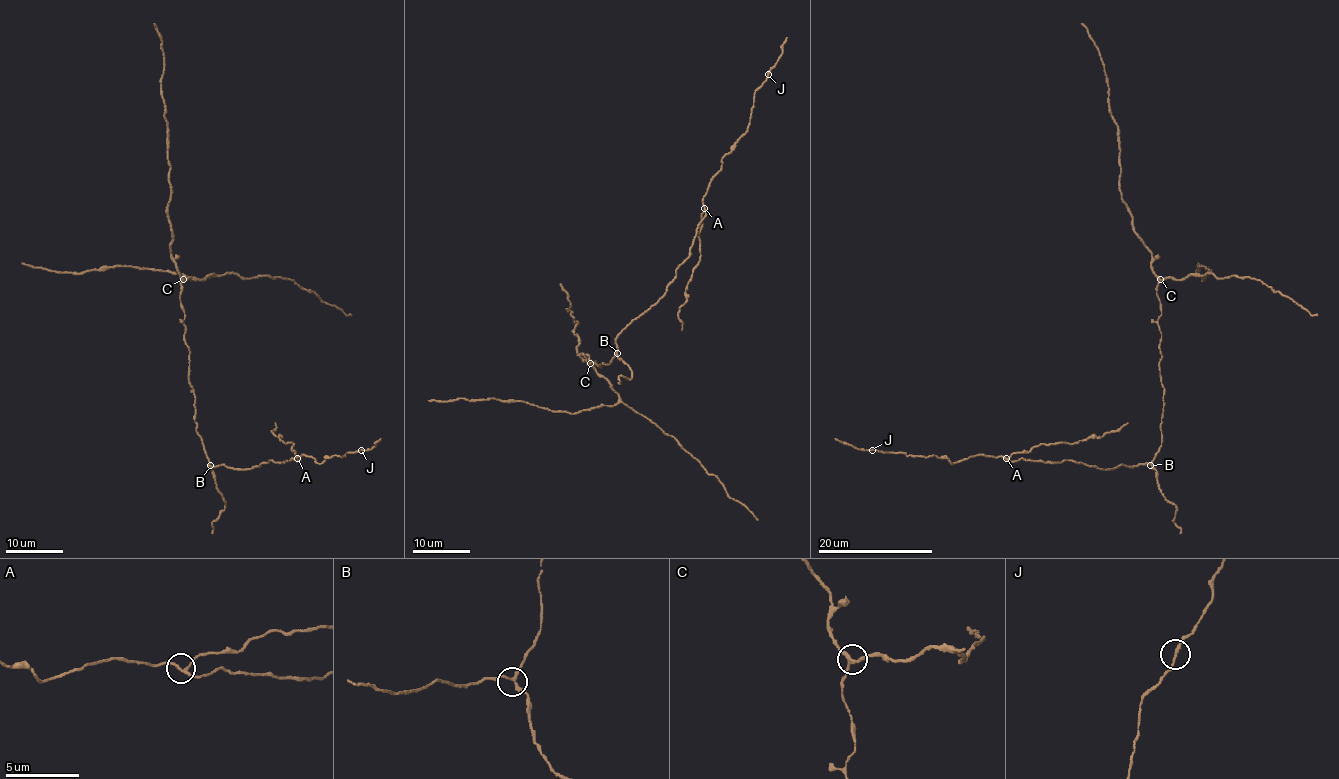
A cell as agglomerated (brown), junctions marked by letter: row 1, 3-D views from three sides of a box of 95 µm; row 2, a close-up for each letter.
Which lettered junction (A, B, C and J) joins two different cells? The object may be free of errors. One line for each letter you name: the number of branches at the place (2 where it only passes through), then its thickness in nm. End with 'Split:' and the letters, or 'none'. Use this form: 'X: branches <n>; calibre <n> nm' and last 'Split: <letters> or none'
A: branches 3; calibre 170 nm
Split: A

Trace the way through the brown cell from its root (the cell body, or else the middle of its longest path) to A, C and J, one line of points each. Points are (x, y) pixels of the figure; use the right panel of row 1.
A: (1162, 422), (1160, 449), (1150, 464), (1100, 469), (1067, 459), (1044, 462), (1021, 458), (1008, 461), (1005, 458)
C: (1162, 422), (1164, 388), (1160, 381), (1162, 332), (1157, 323), (1162, 310), (1156, 292), (1160, 279)
J: (1162, 422), (1160, 449), (1150, 464), (1107, 469), (984, 455), (951, 464), (872, 449)

